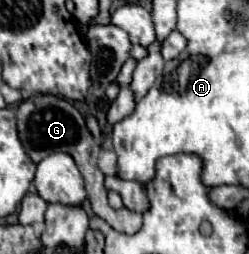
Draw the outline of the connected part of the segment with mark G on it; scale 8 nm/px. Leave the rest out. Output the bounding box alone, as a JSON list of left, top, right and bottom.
[17,95,143,233]

